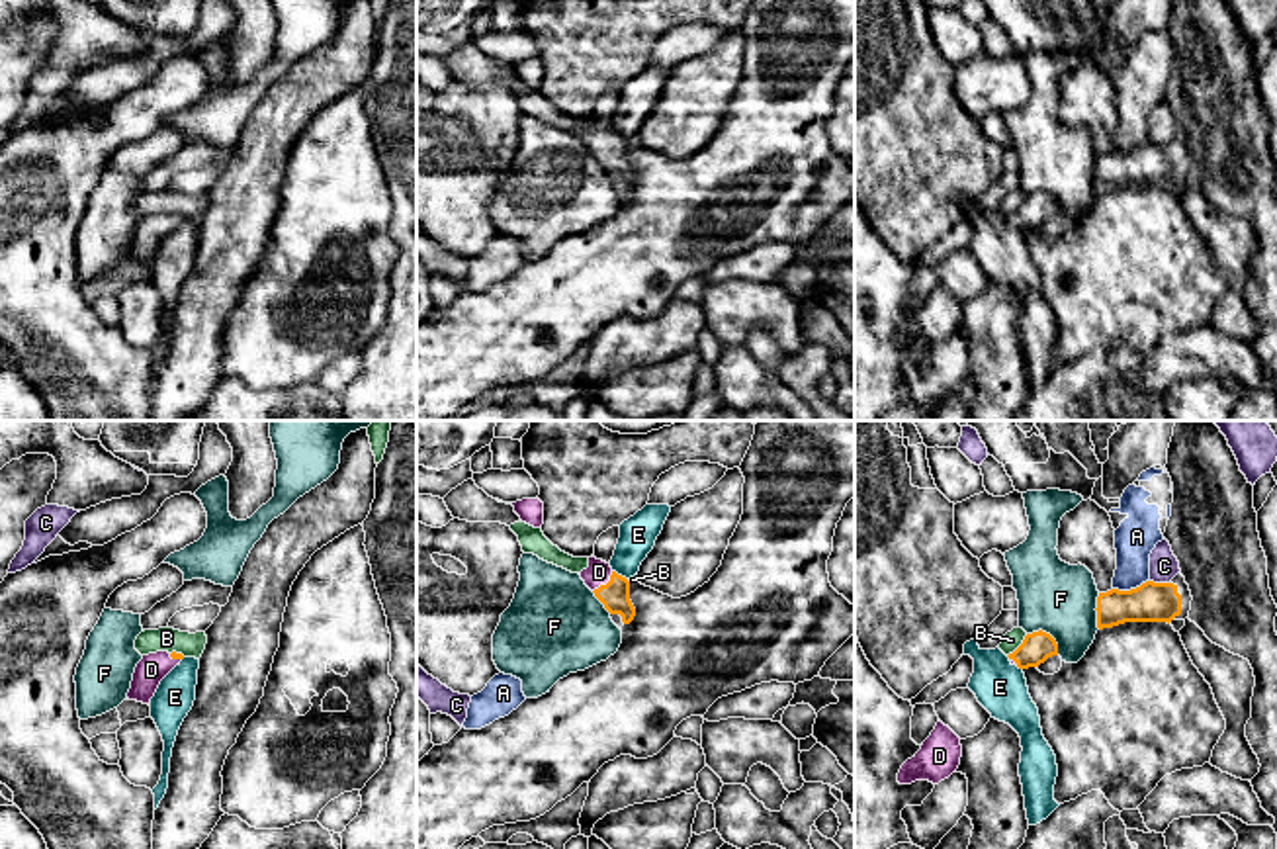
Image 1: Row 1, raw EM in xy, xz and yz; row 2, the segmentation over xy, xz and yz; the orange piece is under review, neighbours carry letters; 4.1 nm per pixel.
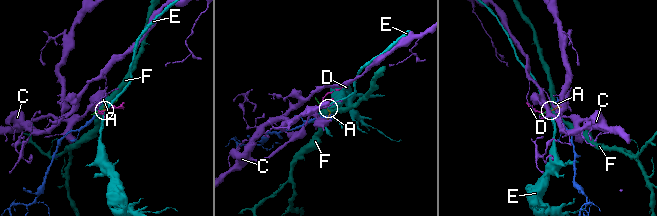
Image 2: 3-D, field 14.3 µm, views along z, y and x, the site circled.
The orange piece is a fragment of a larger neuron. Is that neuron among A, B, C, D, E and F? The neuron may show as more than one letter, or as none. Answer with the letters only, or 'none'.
D

